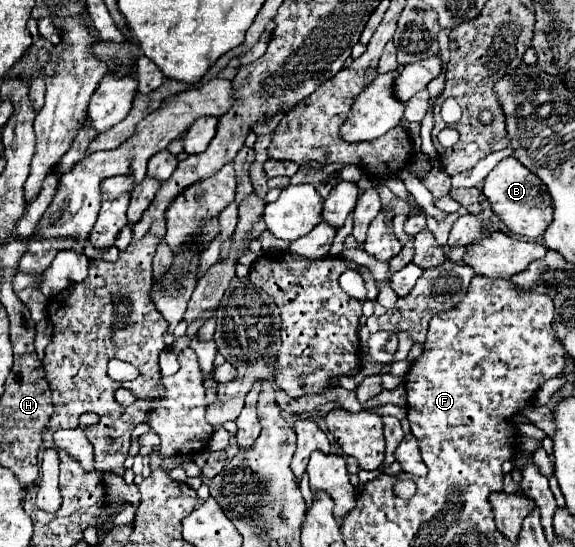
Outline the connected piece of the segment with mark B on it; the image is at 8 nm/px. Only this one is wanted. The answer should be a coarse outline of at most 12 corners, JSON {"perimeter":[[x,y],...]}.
{"perimeter":[[509,156],[483,194],[505,226],[539,238],[553,220],[545,184]]}

